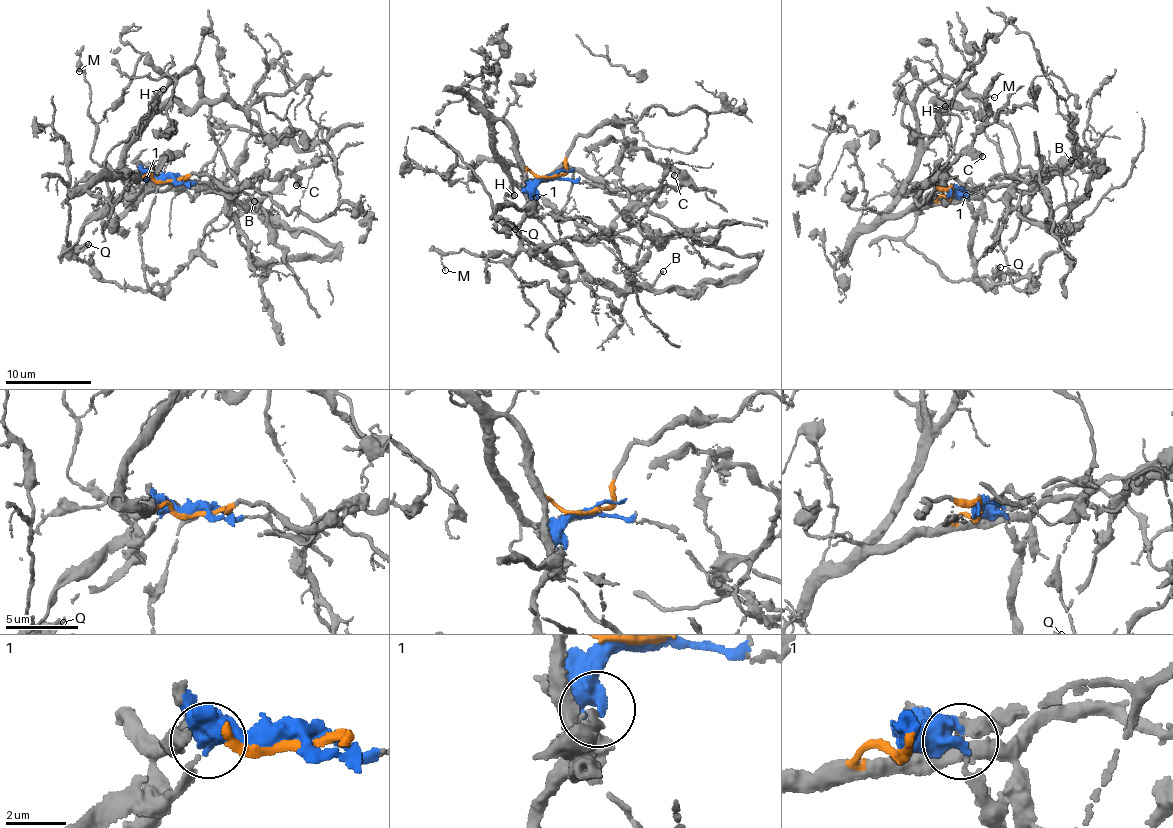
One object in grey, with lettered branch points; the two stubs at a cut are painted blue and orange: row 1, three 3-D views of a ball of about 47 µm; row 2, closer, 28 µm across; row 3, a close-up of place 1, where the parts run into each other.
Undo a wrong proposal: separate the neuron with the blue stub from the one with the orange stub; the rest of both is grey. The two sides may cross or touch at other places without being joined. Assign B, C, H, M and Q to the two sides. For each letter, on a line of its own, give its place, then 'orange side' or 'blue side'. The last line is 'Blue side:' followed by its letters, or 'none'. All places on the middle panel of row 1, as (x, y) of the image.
B: at (663, 271); blue side
C: at (674, 175); blue side
H: at (514, 195); orange side
M: at (445, 270); orange side
Q: at (515, 229); blue side
Blue side: B, C, Q

